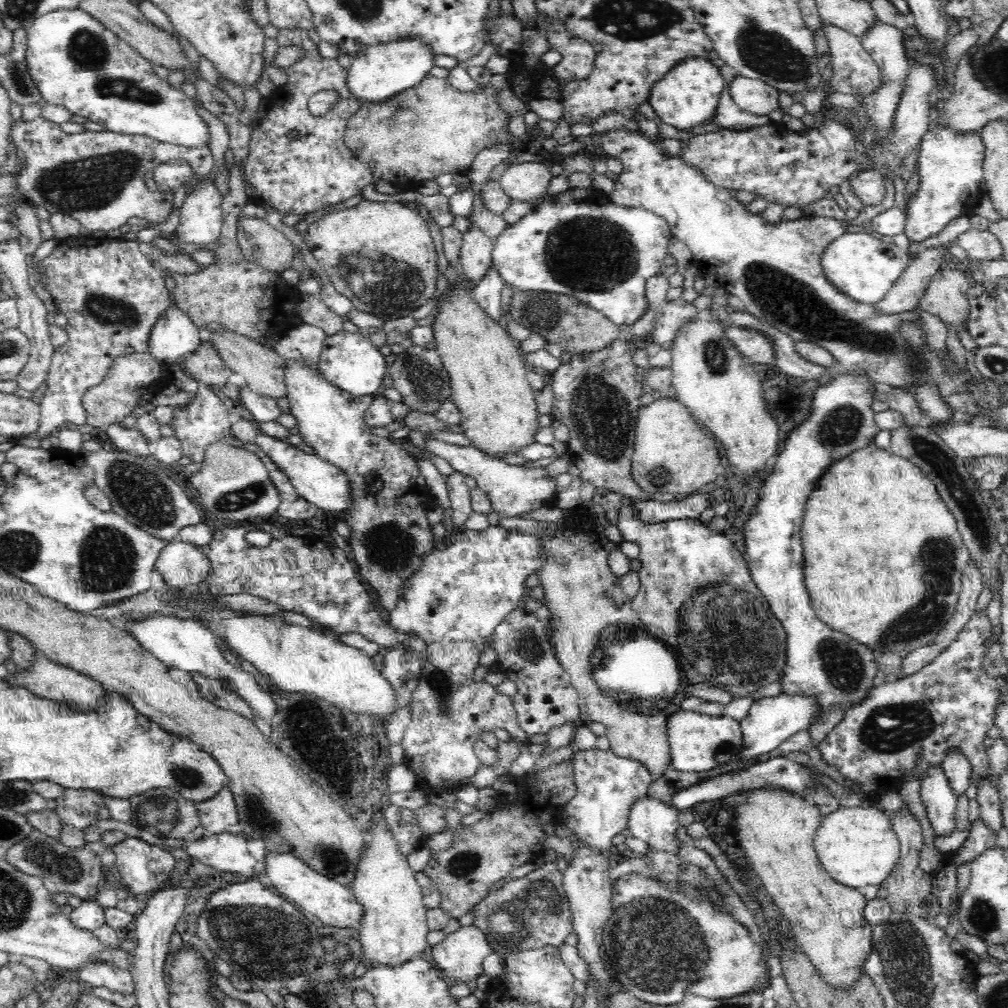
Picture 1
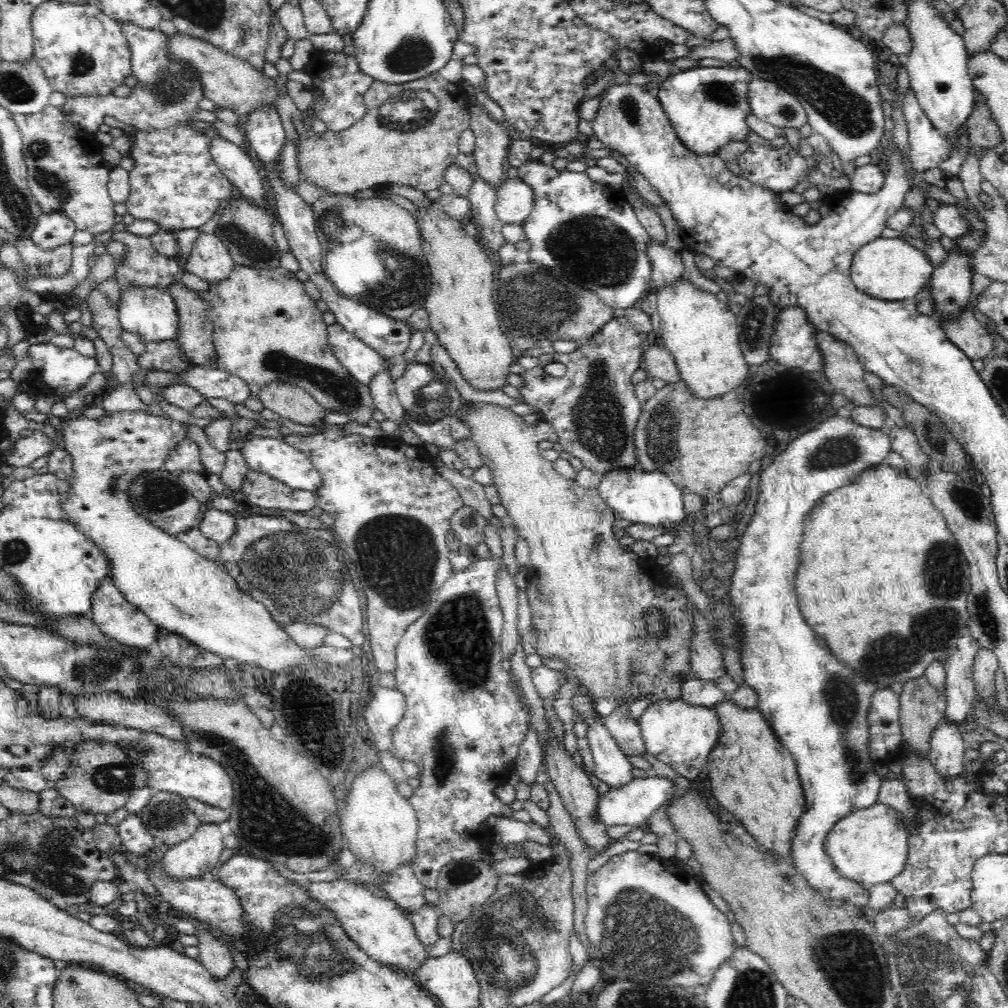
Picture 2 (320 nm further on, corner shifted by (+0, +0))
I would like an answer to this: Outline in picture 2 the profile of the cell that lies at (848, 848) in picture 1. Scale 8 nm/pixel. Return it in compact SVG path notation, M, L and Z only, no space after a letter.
M878 801L869 808L856 810L843 817L823 838L823 850L826 851L827 858L830 858L831 866L834 866L834 870L838 871L843 879L868 888L892 881L906 866L909 854L909 834L899 820L900 815L894 808Z

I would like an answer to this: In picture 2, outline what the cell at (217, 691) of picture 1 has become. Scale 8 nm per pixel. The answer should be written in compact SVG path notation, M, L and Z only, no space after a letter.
M160 628L160 638L157 643L168 662L172 662L180 668L198 670L202 667L218 669L224 666L224 658L220 655L204 651L191 640L164 628Z

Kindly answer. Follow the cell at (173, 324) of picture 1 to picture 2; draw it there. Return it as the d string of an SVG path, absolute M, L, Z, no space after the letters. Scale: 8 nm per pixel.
M131 289L120 294L119 323L123 330L140 336L145 344L166 343L177 340L179 320L174 298L169 290L158 291L156 289Z

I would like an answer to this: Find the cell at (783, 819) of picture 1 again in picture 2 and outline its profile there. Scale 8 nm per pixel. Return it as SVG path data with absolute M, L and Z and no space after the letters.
M726 696L722 702L712 705L711 709L721 721L721 740L709 756L706 767L710 773L712 795L722 808L732 813L741 826L757 840L758 850L773 858L773 864L780 860L790 860L794 854L794 836L806 812L804 790L791 753L778 741L770 723L757 708L742 708Z

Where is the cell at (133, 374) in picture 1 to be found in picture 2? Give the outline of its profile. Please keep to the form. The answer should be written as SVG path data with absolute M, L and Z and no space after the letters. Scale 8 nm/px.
M177 340L166 343L148 343L146 351L137 359L139 366L144 371L160 370L180 372L188 370L192 364L180 353L176 346Z

